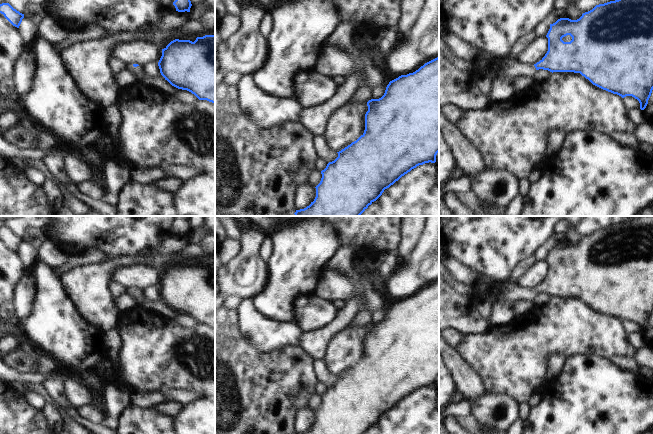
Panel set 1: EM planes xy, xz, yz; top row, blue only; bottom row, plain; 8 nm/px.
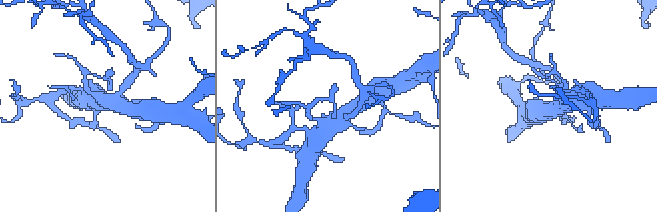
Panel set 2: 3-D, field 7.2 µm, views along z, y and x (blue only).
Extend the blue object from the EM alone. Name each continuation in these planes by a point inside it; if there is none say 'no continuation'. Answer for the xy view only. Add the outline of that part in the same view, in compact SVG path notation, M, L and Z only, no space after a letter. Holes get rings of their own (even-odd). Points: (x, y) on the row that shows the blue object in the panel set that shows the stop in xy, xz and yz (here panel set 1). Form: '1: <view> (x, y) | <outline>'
1: xy (138, 69) | M129 65L129 66L134 74L141 73L143 72L143 69L144 69L144 66L137 66L137 67L134 67L133 65Z

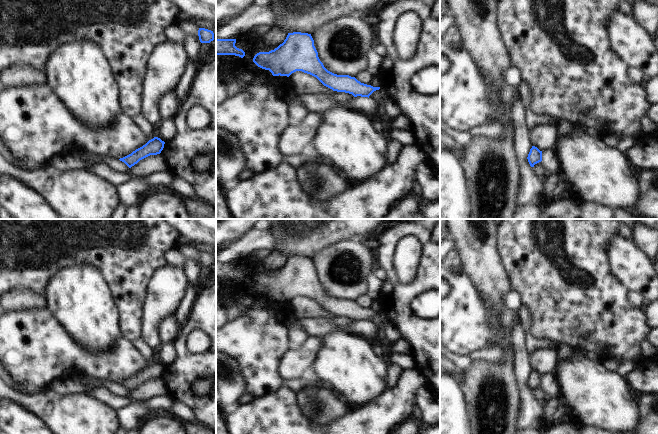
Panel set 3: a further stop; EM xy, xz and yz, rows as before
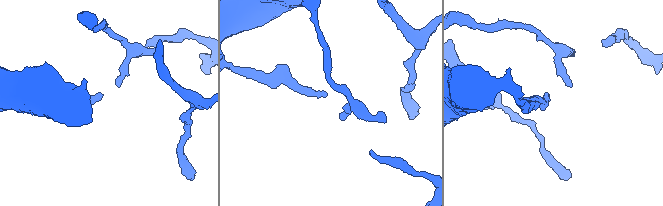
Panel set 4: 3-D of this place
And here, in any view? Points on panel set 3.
no continuation

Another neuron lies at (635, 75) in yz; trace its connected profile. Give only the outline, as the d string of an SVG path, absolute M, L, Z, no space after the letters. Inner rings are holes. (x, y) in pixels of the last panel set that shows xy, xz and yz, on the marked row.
M629 67L627 73L630 81L640 85L643 73L638 68Z

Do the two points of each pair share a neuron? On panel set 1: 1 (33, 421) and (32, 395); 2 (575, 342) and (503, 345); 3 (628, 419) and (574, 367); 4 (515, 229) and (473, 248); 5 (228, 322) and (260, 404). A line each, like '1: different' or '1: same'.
1: different
2: same
3: same
4: same
5: same

